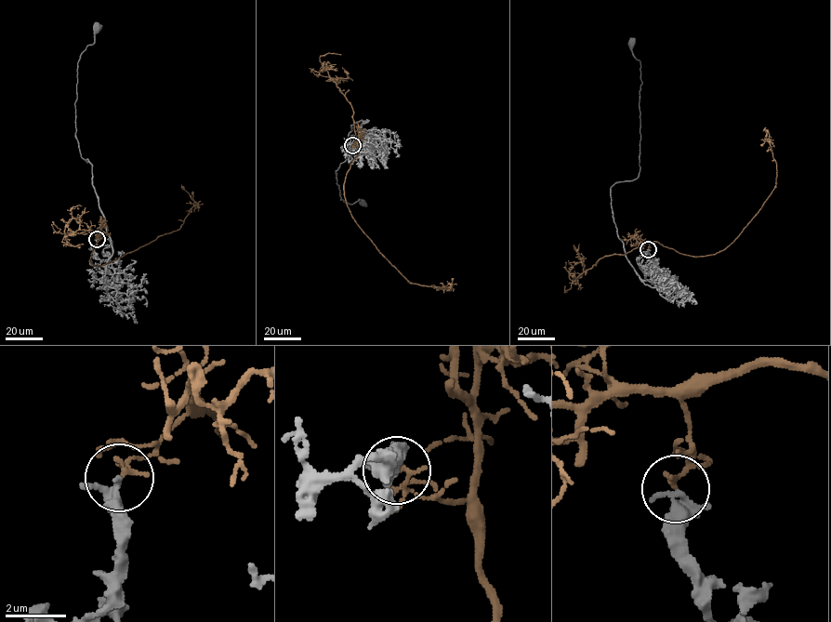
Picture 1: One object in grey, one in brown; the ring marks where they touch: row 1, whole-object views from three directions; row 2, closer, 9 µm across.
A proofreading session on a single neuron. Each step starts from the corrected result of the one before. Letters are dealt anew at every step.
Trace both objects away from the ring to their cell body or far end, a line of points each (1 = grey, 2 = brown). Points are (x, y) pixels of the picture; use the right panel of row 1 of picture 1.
1: (648, 249), (657, 259), (646, 281), (627, 258), (611, 207), (611, 187), (640, 168), (640, 64), (631, 43)
2: (648, 249), (657, 241), (681, 254), (705, 256), (733, 242), (776, 182), (765, 127)

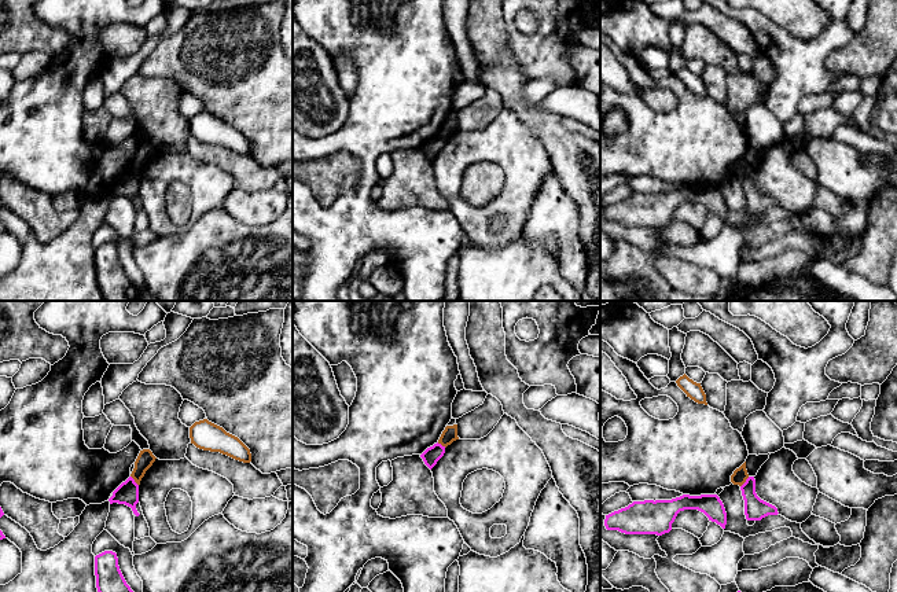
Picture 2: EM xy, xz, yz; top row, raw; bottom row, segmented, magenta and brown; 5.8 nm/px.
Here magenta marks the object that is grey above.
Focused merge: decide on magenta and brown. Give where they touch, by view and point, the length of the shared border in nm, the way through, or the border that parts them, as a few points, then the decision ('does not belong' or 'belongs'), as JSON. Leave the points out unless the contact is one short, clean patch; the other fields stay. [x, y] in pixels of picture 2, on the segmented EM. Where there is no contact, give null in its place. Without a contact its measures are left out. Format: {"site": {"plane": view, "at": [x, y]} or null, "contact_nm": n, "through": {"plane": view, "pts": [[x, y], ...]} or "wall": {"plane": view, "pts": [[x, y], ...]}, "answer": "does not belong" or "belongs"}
{"site": {"plane": "yz", "at": [745, 482]}, "contact_nm": 80, "wall": {"plane": "yz", "pts": [[749, 477], [741, 486]]}, "answer": "does not belong"}

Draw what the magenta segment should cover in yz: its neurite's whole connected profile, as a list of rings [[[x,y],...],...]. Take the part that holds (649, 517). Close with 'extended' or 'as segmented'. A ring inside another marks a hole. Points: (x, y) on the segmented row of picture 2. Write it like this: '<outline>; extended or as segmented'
[[[683,494],[672,500],[633,501],[628,507],[606,515],[604,526],[607,530],[618,530],[625,534],[662,536],[672,530],[677,514],[684,510],[698,510],[709,521],[725,529],[727,512],[717,494]]]; as segmented

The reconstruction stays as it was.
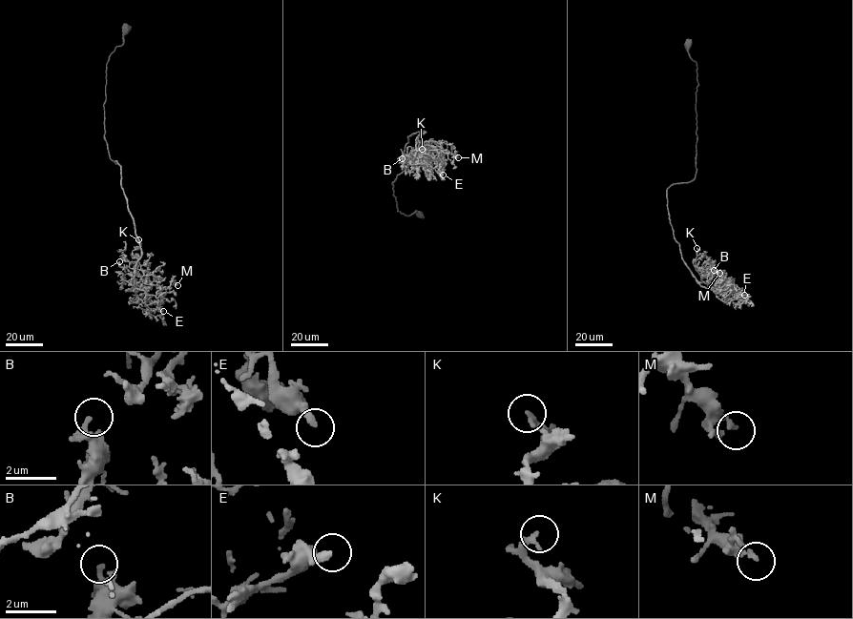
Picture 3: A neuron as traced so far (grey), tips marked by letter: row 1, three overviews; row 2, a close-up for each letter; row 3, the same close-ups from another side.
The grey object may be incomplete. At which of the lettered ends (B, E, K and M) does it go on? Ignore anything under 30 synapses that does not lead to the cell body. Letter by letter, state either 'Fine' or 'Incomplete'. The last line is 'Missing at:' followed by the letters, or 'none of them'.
B: Fine
E: Fine
K: Fine
M: Fine
Missing at: none of them

